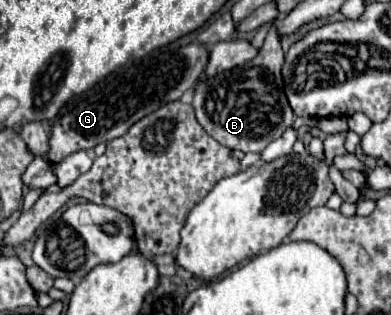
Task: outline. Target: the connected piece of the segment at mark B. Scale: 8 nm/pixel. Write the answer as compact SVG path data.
M272 25L260 53L246 65L222 71L210 79L200 79L194 89L192 107L198 123L220 141L224 147L248 151L264 151L266 145L276 141L294 121L294 111L286 101L280 69L284 63L284 51L280 35Z

